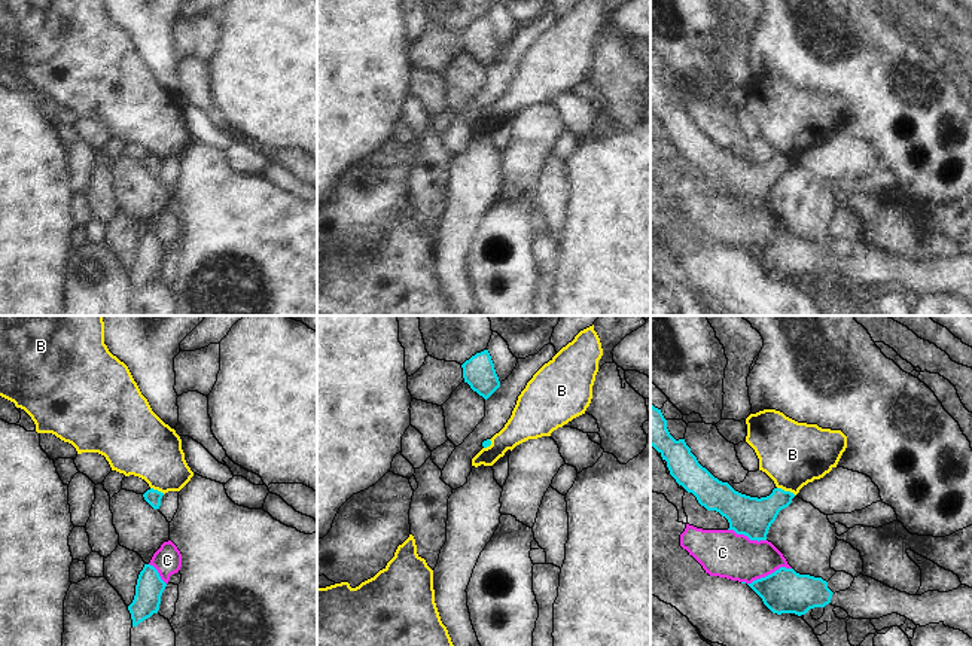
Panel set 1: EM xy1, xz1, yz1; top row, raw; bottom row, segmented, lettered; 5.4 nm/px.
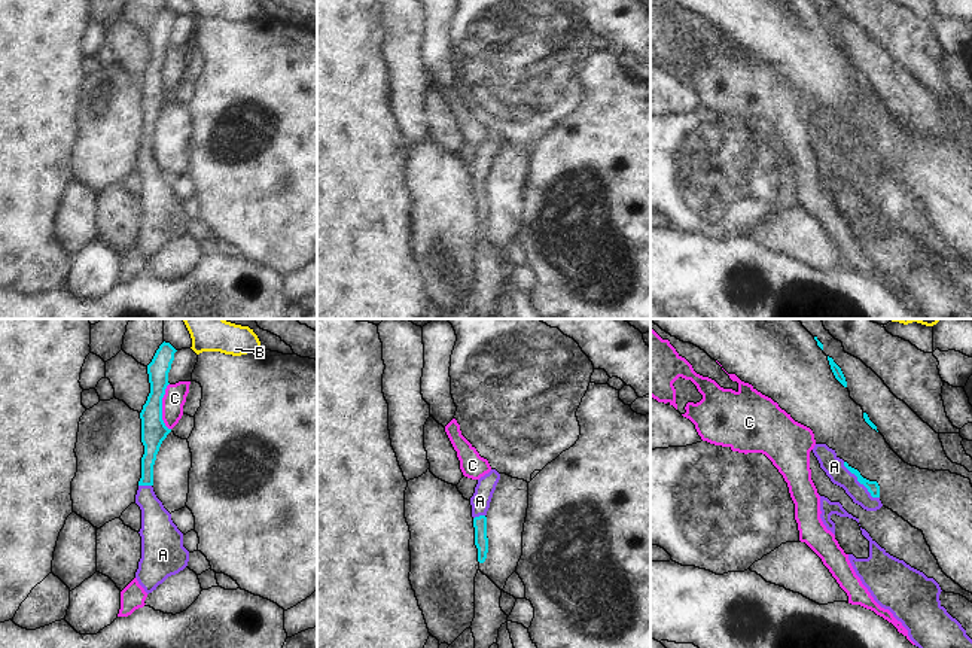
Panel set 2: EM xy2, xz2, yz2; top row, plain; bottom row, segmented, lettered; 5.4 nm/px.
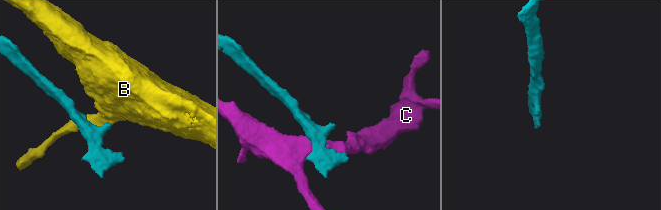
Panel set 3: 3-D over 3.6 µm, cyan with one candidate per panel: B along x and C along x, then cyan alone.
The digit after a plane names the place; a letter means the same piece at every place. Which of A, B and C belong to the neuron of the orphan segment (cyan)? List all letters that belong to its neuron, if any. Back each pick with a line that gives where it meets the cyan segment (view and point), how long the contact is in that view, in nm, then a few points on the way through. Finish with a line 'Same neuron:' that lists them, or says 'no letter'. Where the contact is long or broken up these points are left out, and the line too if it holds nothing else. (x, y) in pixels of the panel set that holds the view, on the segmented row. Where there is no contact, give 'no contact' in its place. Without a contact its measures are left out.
A: yz2 (861, 483) | 280 nm | across yz2 (873, 487), (861, 483), (853, 483), (834, 467)
Same neuron: A

